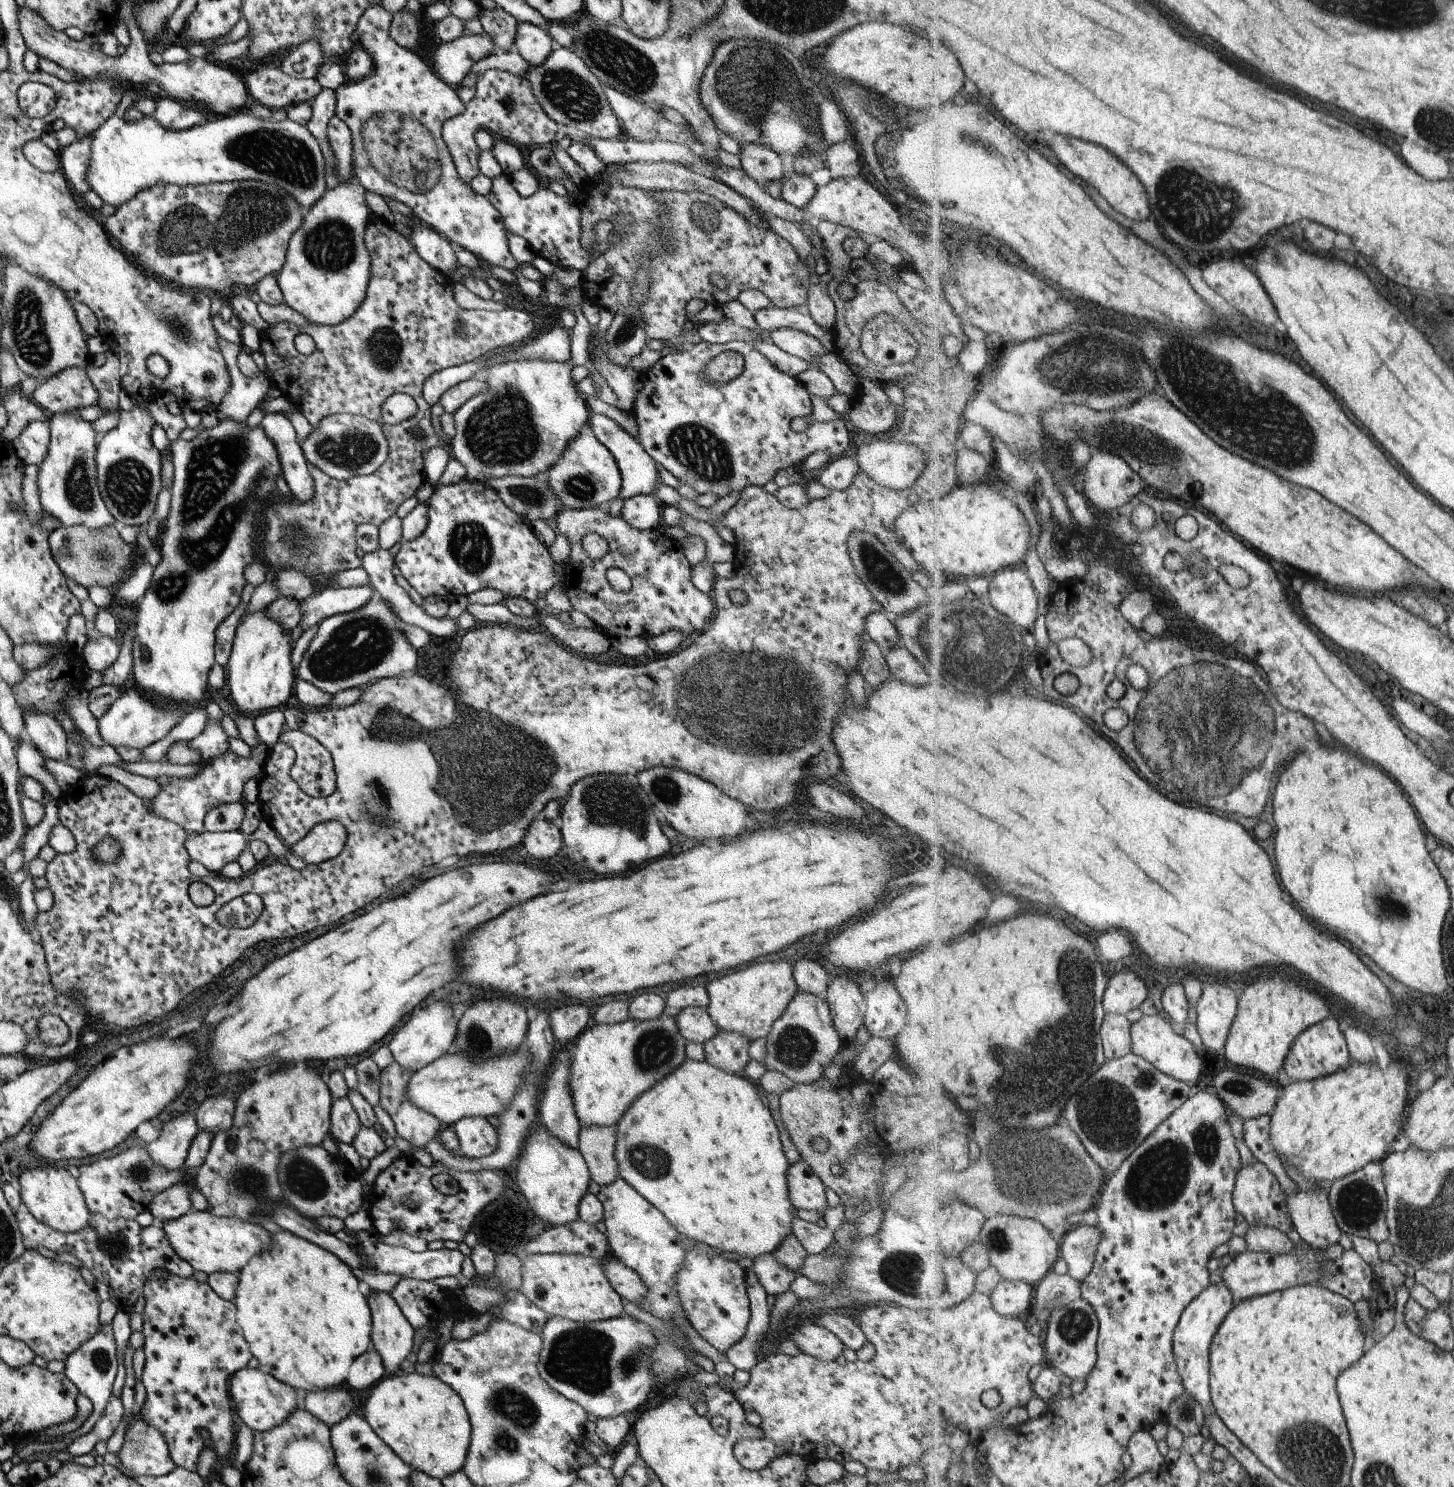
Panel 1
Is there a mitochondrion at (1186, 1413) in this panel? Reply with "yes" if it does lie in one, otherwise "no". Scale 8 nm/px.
yes

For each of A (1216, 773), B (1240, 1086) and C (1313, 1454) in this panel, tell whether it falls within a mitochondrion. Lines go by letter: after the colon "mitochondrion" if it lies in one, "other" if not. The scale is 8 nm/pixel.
A: mitochondrion
B: mitochondrion
C: mitochondrion

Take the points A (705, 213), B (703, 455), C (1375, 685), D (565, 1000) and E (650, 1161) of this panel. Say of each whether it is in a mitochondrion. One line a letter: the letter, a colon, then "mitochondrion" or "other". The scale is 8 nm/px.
A: mitochondrion
B: mitochondrion
C: other
D: other
E: mitochondrion

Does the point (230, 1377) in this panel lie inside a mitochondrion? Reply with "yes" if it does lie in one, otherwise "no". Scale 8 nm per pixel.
no

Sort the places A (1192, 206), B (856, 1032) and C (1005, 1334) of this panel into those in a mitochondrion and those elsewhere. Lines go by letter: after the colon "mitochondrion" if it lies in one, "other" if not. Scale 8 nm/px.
A: mitochondrion
B: other
C: other

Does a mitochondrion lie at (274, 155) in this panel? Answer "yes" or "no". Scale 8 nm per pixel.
yes

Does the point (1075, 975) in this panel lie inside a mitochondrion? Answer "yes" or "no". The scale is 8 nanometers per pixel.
yes

